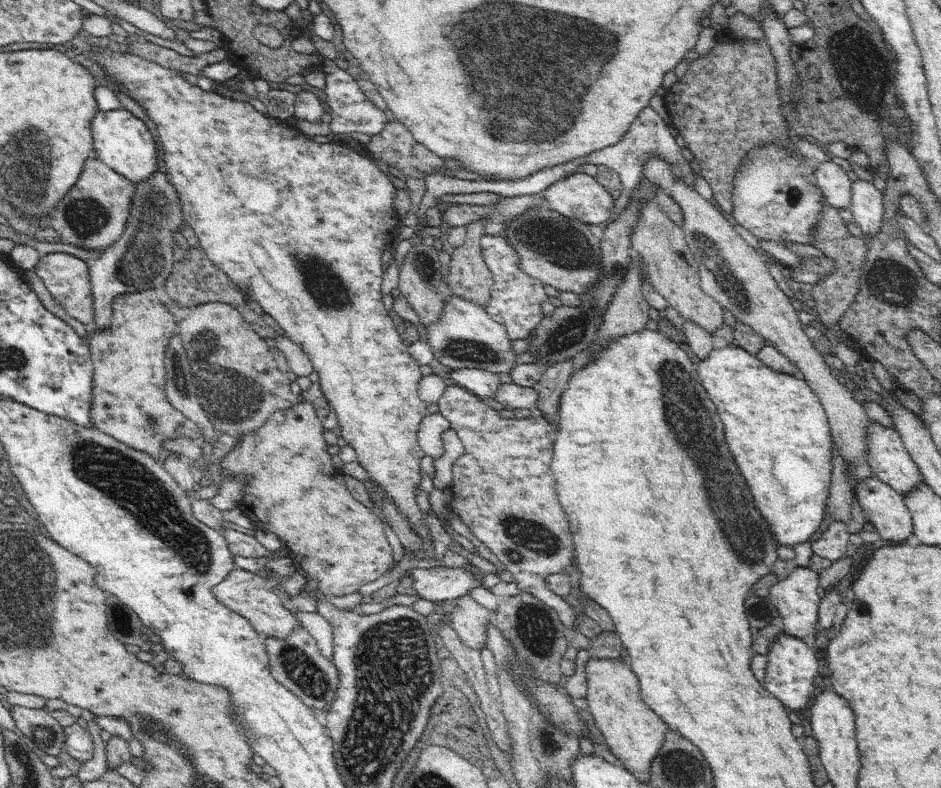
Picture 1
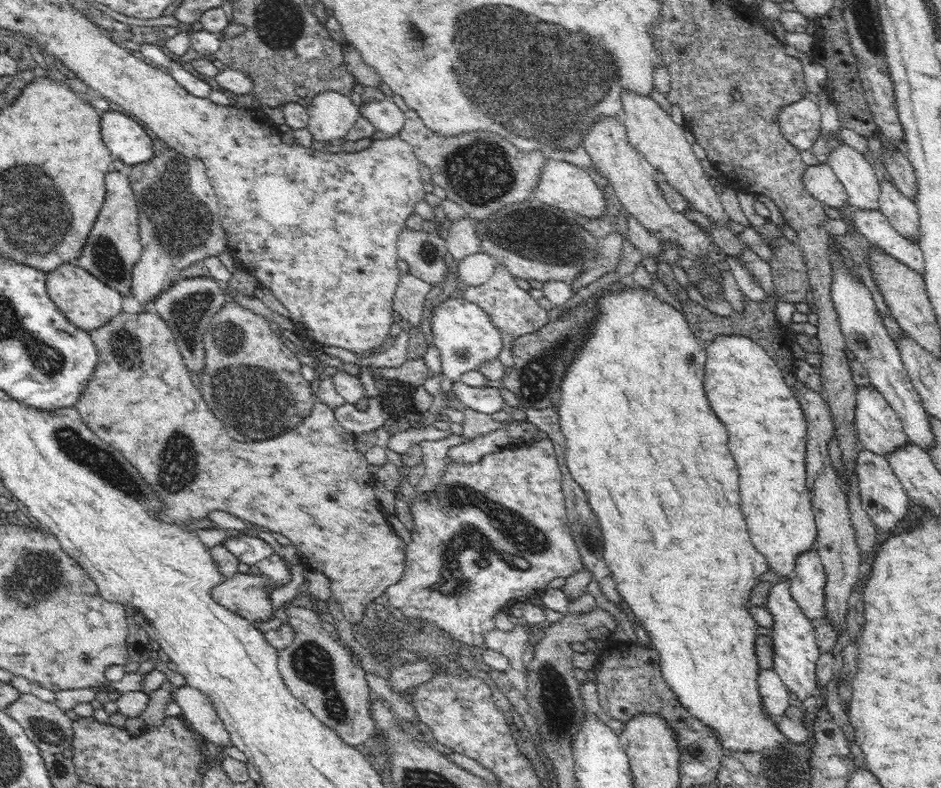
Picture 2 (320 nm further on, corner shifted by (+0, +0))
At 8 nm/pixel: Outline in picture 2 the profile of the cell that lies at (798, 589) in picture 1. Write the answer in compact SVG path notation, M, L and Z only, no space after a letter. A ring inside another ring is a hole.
M811 549L802 553L795 562L794 576L790 579L790 594L799 608L810 619L825 617L825 584L827 581L825 568L818 551Z

